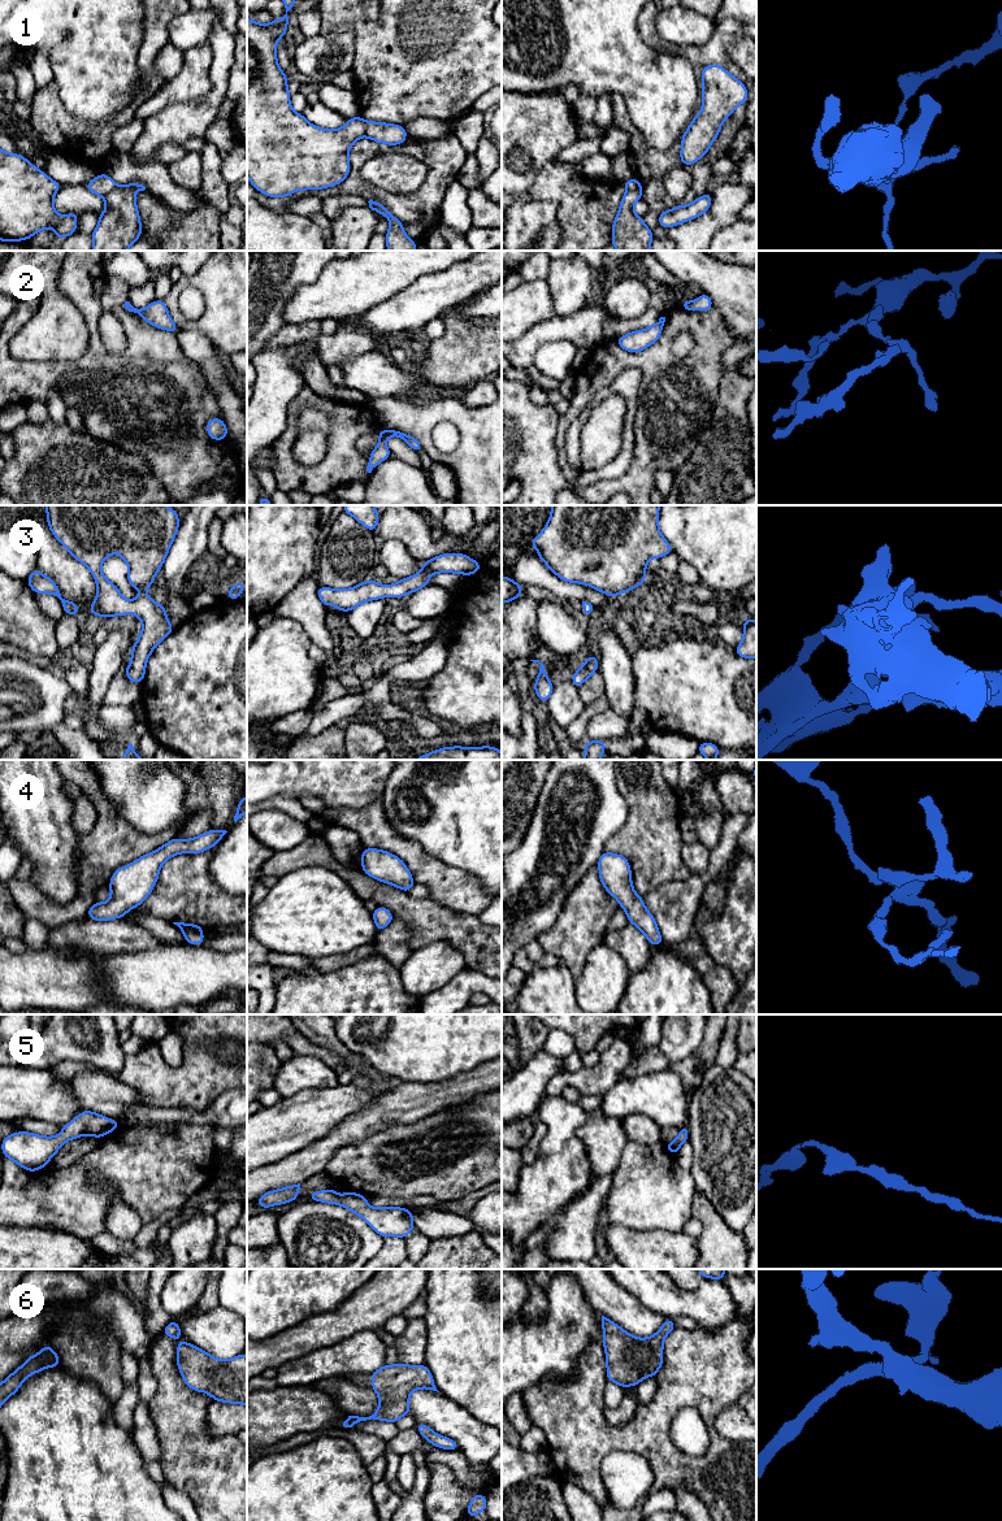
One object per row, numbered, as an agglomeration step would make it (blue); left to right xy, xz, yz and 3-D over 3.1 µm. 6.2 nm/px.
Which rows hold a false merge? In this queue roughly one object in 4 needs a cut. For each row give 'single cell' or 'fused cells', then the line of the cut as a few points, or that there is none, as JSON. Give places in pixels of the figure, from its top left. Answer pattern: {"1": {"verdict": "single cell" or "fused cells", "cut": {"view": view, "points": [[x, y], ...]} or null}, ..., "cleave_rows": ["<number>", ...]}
{"1": {"verdict": "fused cells", "cut": {"view": "xz", "points": [[364, 121], [365, 135]]}}, "2": {"verdict": "single cell", "cut": null}, "3": {"verdict": "single cell", "cut": null}, "4": {"verdict": "single cell", "cut": null}, "5": {"verdict": "single cell", "cut": null}, "6": {"verdict": "single cell", "cut": null}, "cleave_rows": ["1"]}

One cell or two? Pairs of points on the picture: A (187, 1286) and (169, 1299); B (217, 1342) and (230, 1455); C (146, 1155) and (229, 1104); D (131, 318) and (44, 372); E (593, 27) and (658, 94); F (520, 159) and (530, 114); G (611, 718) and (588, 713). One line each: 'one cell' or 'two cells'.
A: one cell
B: two cells
C: two cells
D: one cell
E: one cell
F: one cell
G: two cells

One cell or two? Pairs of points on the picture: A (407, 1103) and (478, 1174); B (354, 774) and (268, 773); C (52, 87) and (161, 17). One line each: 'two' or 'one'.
A: two
B: one
C: one

